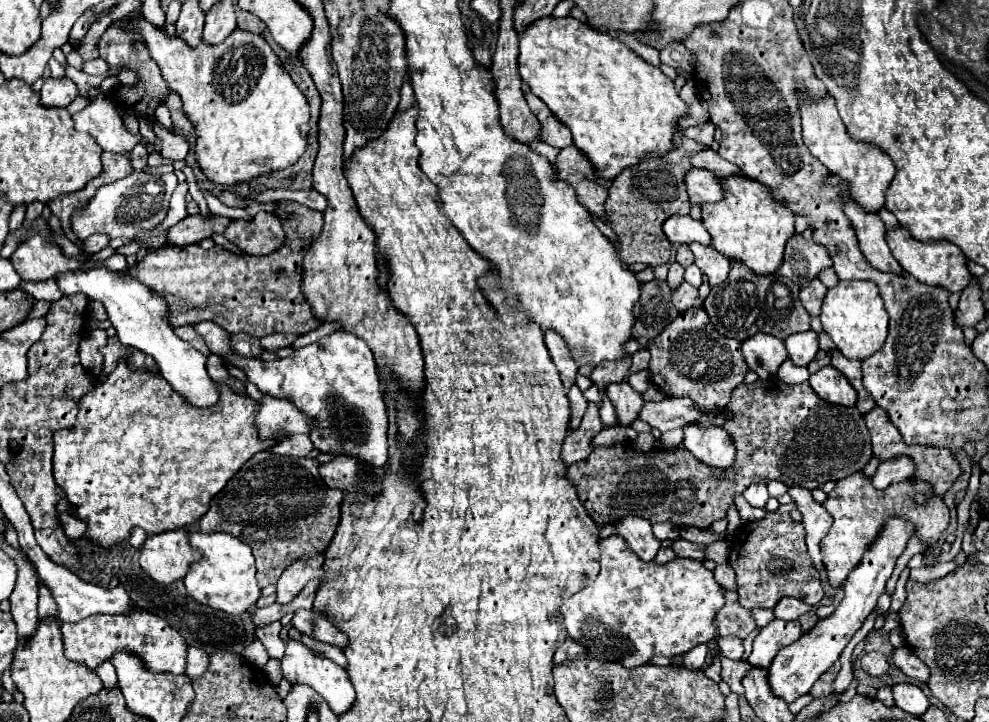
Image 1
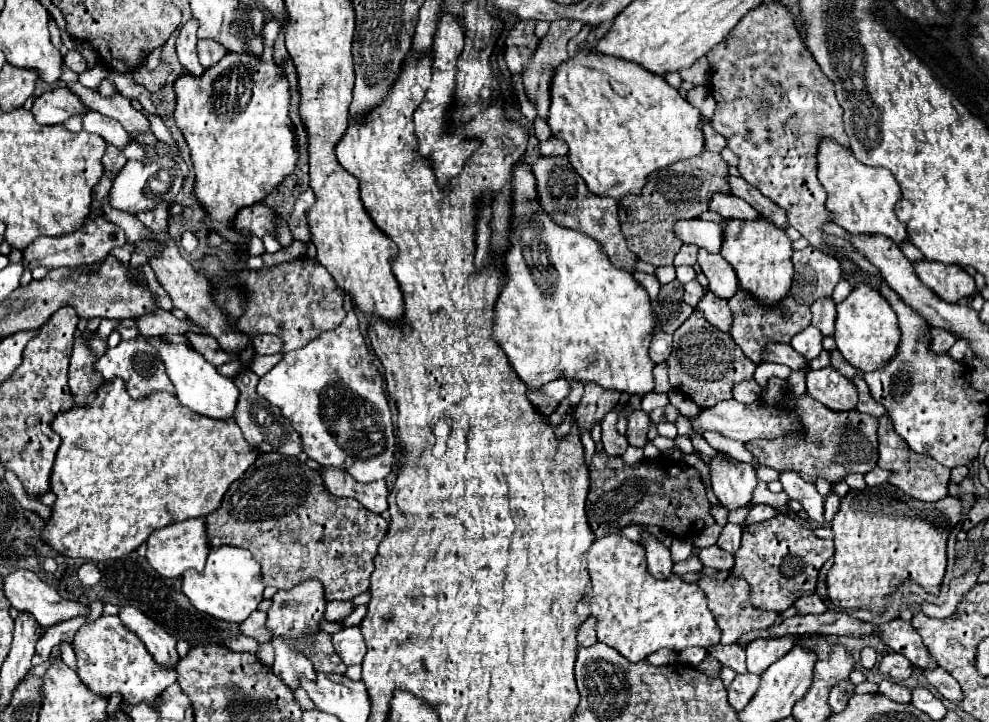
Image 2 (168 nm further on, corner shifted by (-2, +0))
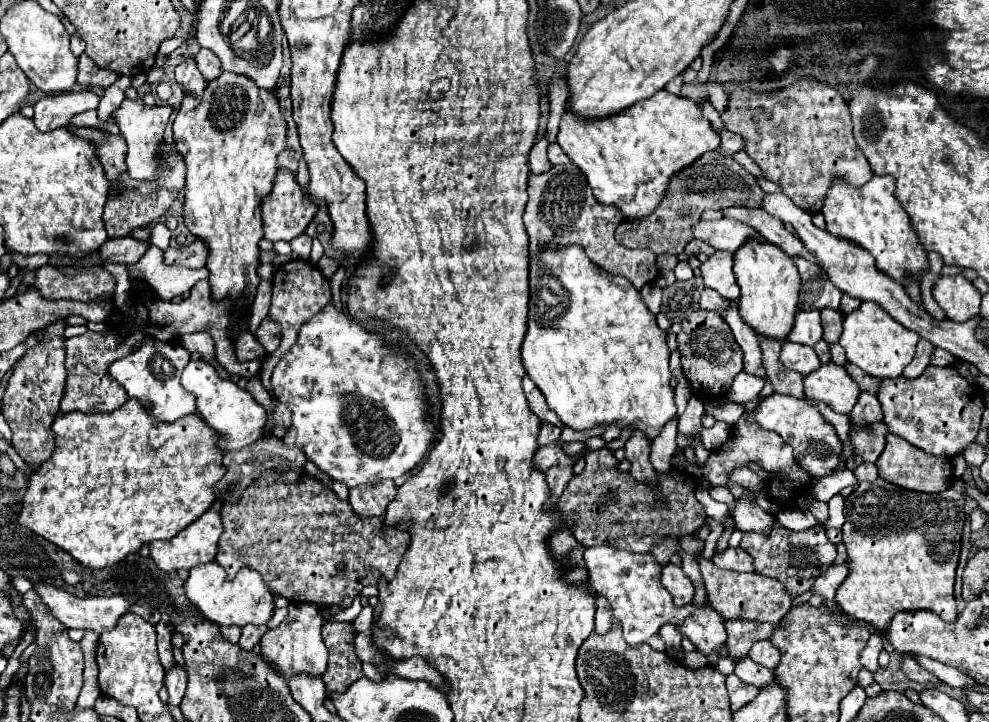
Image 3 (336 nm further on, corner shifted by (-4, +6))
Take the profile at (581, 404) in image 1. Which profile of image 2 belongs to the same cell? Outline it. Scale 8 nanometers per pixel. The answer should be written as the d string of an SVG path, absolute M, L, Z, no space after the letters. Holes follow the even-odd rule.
M589 432L580 435L580 440L583 445L585 463L586 465L590 465L592 457L595 454L595 442Z

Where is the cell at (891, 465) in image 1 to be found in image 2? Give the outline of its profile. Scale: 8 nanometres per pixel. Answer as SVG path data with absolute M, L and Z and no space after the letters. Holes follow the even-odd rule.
M874 467L874 471L870 471L870 473L864 475L864 479L866 479L866 485L874 487L874 485L882 485L882 483L886 483L890 475L892 475L892 471L888 471L888 469L880 469L880 467Z

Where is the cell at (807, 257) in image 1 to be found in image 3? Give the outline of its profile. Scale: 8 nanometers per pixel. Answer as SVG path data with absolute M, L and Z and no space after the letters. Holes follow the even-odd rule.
M794 261L802 279L798 309L838 309L840 307L840 289L828 279L822 279L822 269L810 261Z

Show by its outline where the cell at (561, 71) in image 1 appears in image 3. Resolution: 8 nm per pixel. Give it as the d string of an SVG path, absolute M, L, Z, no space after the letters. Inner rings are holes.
M662 89L650 99L632 105L632 109L596 123L580 121L578 117L572 117L572 113L566 111L560 123L558 145L572 159L572 163L576 163L580 171L586 175L594 191L594 197L602 205L614 205L616 209L620 209L624 219L642 219L652 215L654 209L660 205L660 201L668 191L668 183L672 175L692 165L704 153L716 151L720 147L720 137L712 129L710 121L702 115L698 103L694 103L692 99L672 95L666 89Z

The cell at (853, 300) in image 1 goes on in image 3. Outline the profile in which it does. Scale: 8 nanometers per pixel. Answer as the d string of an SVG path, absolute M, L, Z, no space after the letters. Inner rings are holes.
M864 301L860 309L844 317L844 331L838 343L846 349L848 361L858 365L864 373L878 379L892 379L900 377L902 369L912 361L918 341L920 337L916 337L916 333L896 325L896 321L892 321L892 317L888 317L880 305L874 301Z

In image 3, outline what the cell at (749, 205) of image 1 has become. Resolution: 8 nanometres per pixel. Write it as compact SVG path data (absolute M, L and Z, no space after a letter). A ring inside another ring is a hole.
M744 245L734 255L734 273L740 285L738 309L740 317L746 325L754 329L760 337L786 339L794 327L794 317L798 313L798 293L800 293L800 277L794 261L776 249L774 245Z

